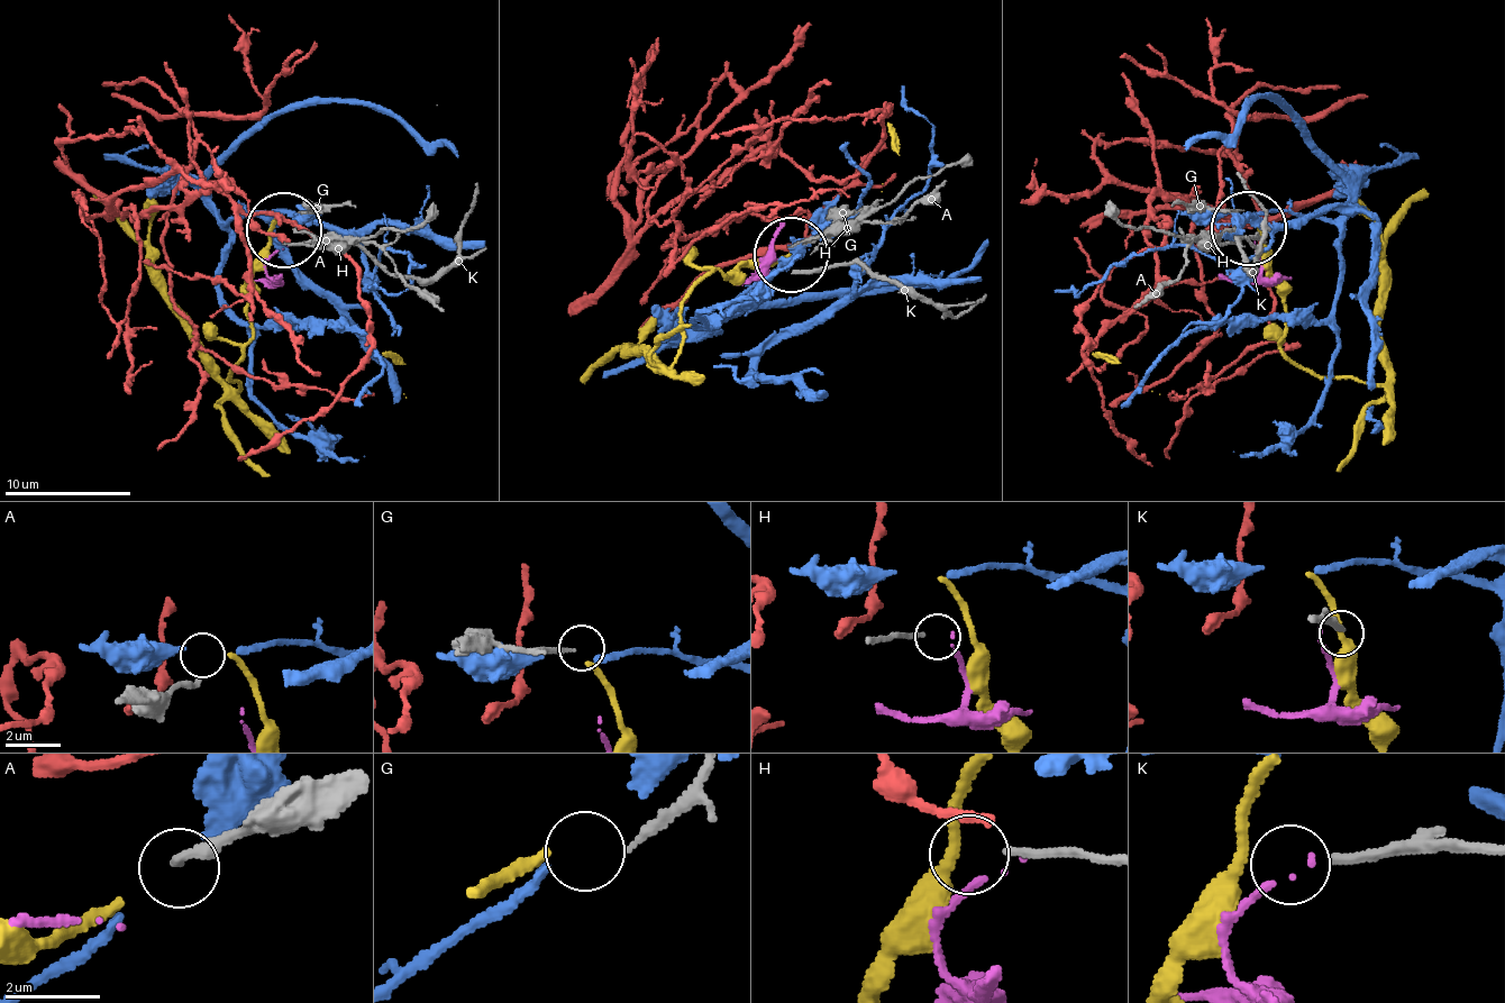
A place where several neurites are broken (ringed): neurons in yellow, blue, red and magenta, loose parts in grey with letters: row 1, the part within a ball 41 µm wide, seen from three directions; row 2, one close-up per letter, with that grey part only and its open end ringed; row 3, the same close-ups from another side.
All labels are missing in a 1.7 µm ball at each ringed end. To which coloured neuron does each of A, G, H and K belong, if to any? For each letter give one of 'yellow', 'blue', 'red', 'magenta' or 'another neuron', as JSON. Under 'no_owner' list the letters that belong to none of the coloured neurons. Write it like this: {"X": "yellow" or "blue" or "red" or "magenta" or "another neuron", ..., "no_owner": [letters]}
{"A": "another neuron", "G": "another neuron", "H": "another neuron", "K": "another neuron", "no_owner": ["A", "G", "H", "K"]}

